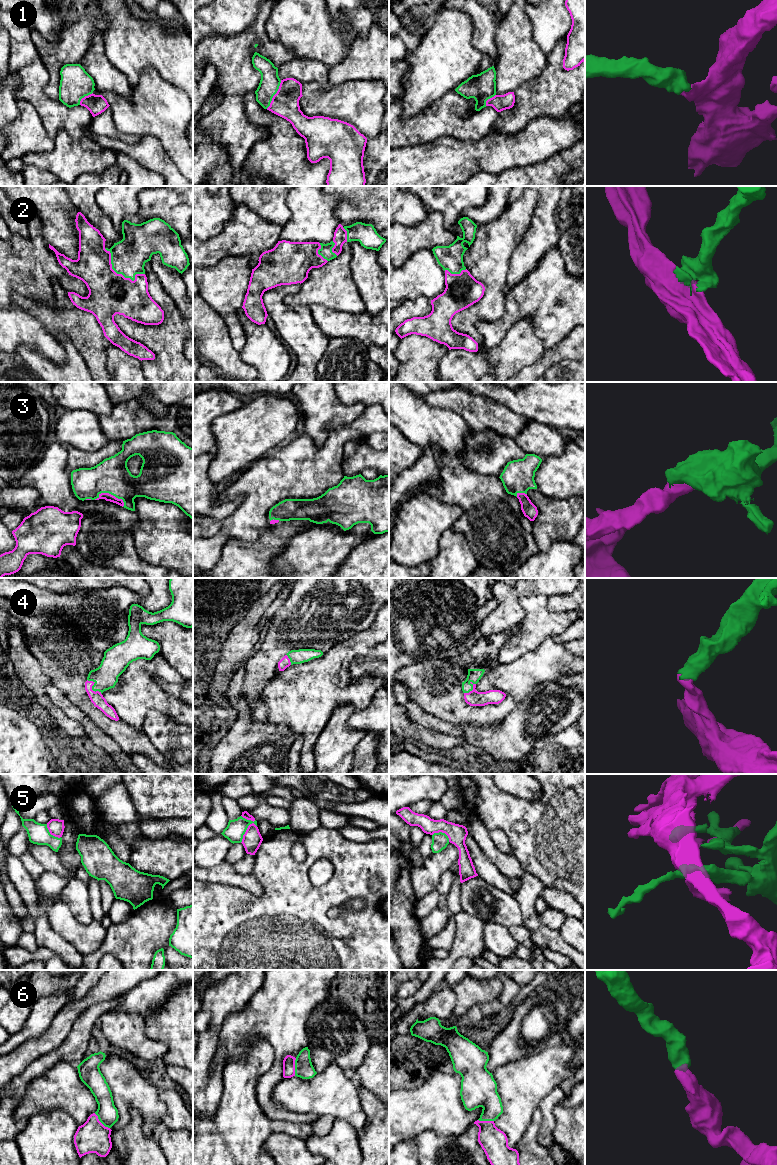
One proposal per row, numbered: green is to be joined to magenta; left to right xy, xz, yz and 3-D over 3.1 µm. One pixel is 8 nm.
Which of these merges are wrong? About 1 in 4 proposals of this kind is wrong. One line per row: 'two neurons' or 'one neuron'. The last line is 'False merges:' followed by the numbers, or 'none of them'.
1: one neuron
2: one neuron
3: one neuron
4: one neuron
5: two neurons
6: one neuron
False merges: 5

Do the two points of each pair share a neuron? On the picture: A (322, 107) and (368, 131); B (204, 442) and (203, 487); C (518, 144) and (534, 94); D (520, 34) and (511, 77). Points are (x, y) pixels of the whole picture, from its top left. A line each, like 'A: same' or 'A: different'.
A: same
B: different
C: different
D: same

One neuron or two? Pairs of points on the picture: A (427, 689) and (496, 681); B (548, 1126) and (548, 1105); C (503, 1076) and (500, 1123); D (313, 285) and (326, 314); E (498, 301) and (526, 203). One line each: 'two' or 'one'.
A: two
B: one
C: one
D: two
E: one

